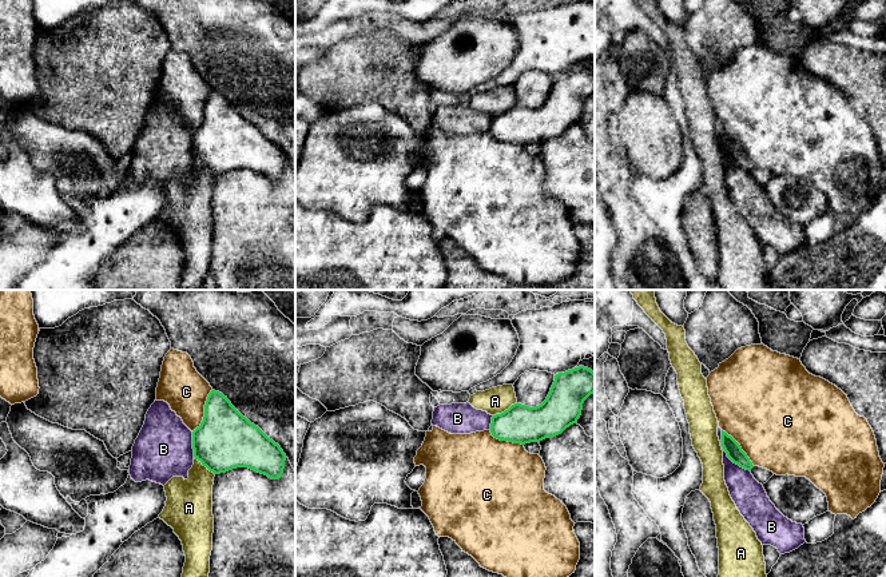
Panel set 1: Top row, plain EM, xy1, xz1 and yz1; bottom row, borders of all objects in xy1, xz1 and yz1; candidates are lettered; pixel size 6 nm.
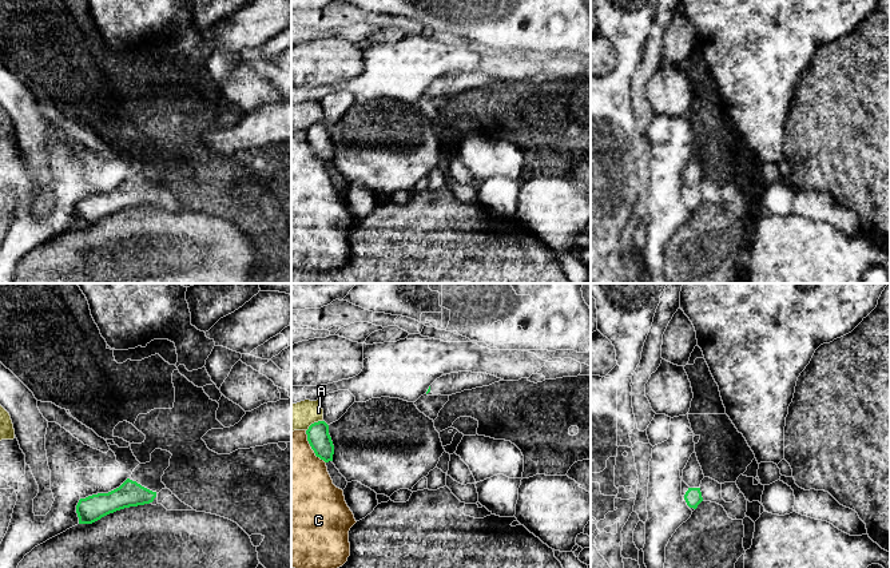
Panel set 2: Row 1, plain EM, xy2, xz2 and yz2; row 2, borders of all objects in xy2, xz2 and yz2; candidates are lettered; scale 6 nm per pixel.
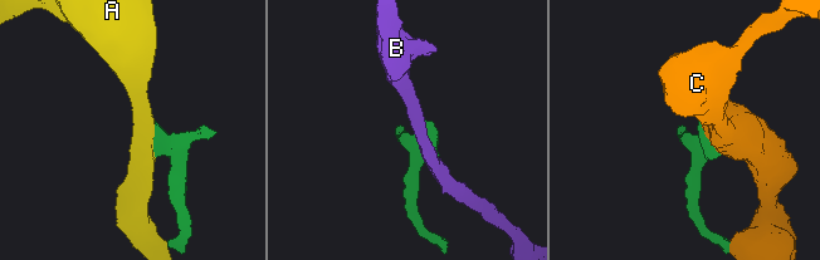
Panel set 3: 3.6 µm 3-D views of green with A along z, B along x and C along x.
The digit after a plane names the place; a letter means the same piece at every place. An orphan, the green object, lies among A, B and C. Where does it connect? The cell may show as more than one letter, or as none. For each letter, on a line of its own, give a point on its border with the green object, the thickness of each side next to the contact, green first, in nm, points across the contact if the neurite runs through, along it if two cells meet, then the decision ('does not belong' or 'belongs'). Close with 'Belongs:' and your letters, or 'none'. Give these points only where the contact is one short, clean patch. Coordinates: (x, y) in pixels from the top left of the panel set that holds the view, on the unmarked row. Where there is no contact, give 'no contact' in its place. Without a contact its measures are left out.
A: contact xy1 (205, 166); calibres 360 and 280 nm; does not belong
B: contact yz1 (727, 155); calibres 100 and 190 nm; border yz1 (720, 131), (720, 146), (726, 155), (749, 171); does not belong
C: contact xy1 (205, 111); calibres 360 and 260 nm; does not belong
Belongs: none

